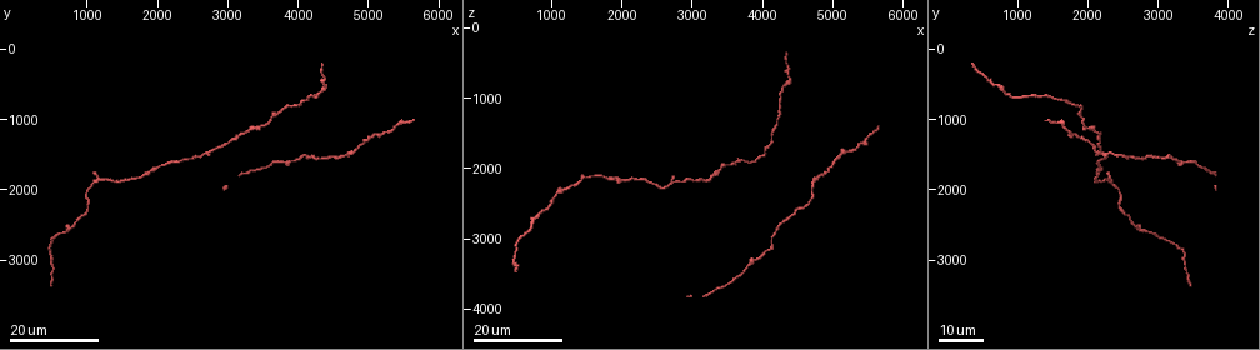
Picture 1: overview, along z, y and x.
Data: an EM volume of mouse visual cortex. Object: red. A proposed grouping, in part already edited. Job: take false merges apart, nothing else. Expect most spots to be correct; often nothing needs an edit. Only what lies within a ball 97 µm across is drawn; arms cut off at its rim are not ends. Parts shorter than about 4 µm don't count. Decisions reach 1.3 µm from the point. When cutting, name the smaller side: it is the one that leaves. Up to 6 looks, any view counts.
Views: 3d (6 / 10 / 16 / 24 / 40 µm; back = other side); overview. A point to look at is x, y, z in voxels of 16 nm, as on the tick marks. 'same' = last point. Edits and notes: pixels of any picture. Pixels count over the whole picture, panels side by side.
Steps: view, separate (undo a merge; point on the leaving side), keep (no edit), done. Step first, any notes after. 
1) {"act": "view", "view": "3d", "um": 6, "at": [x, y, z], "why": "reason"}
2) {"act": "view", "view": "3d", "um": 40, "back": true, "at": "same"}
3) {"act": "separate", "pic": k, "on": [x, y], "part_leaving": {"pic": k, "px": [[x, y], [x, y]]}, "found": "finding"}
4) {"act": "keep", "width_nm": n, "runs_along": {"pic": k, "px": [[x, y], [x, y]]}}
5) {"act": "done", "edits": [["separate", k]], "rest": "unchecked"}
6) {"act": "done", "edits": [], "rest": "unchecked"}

{"act": "view", "view": "3d", "um": 16, "at": [4400, 550, 750], "why": "calibre changes"}

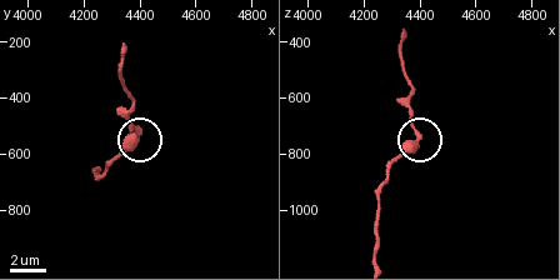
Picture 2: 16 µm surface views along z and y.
{"act": "view", "view": "3d", "um": 6, "at": [4400, 520, 750], "why": "closer look"}

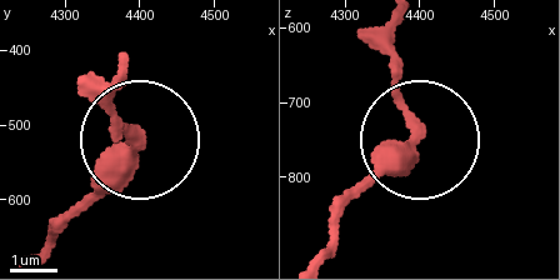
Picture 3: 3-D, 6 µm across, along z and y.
{"act": "keep", "runs_along": {"pic": 3, "px": [[318, 259], [338, 211], [421, 128], [398, 80], [398, 20]]}, "found": "all the same cell"}

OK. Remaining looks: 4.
{"act": "view", "view": "3d", "um": 24, "at": [4700, 1450, 2200]}

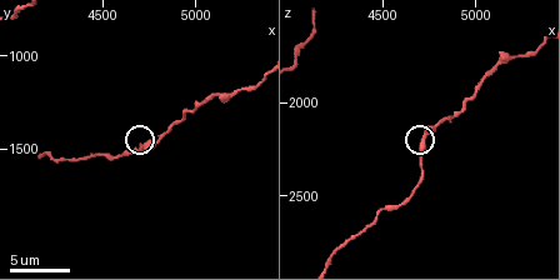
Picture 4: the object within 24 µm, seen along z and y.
{"act": "view", "view": "3d", "um": 10, "at": [4720, 1480, 2180]}

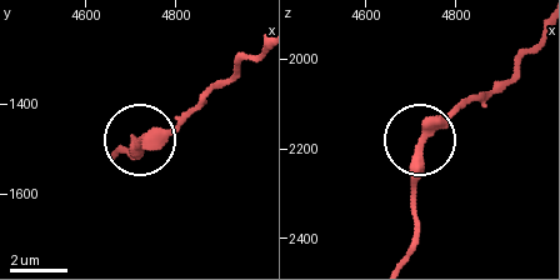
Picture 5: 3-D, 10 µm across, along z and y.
{"act": "view", "view": "3d", "um": 6, "at": [4725, 1490, 2185]}

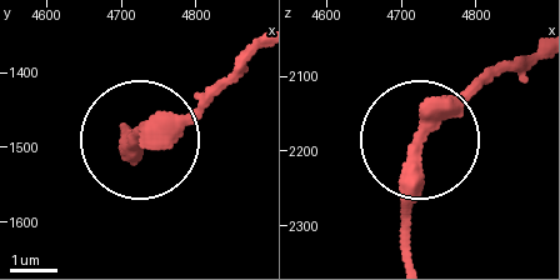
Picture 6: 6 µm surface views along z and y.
{"act": "keep", "width_nm": 380, "found": "continuous, no second cell"}

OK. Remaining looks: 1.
{"act": "done", "edits": [], "rest": "unchecked"}

